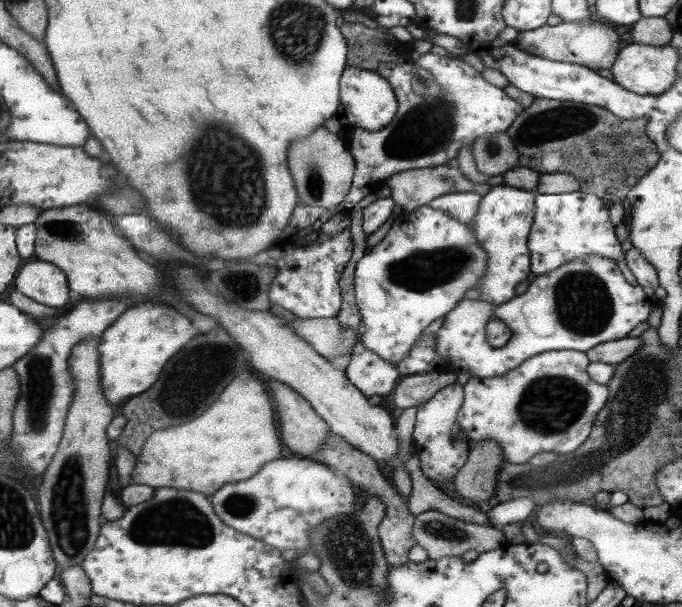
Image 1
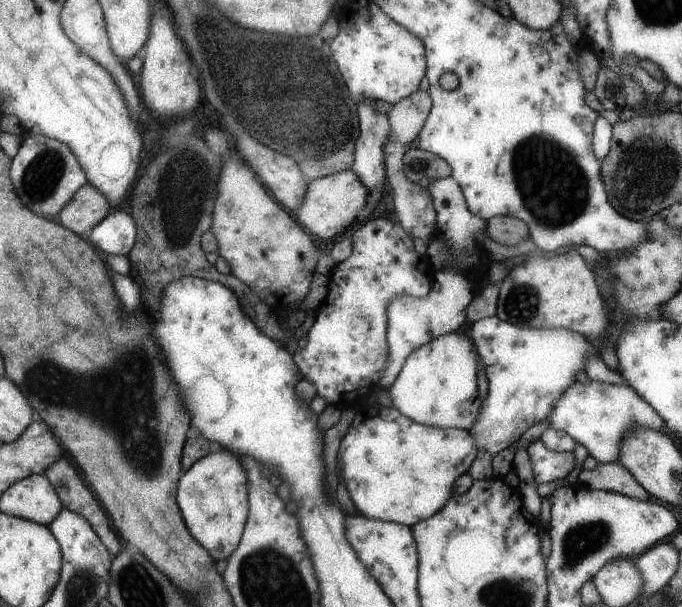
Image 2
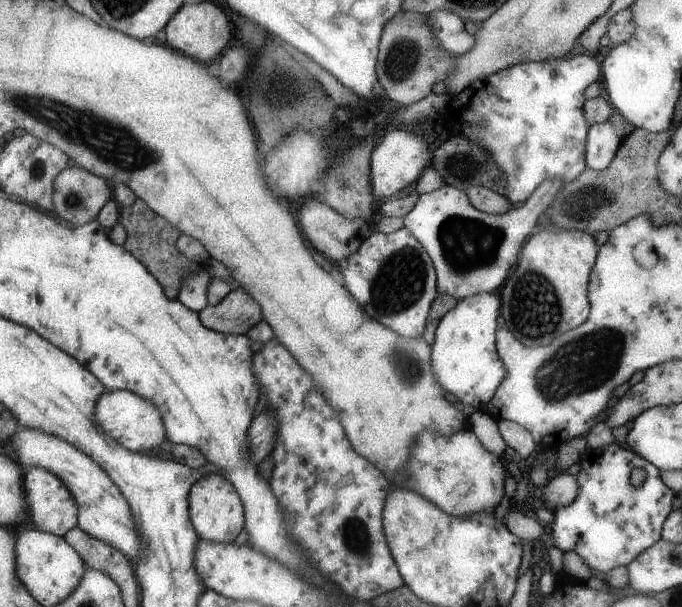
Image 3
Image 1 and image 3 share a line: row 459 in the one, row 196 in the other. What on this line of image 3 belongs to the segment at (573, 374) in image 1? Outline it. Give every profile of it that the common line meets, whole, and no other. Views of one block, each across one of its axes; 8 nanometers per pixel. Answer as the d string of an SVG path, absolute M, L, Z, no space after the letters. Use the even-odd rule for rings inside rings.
M589 52L577 56L567 54L563 58L551 58L543 62L515 64L495 72L485 80L473 82L469 88L449 100L449 110L443 116L447 138L465 138L489 152L505 178L503 196L511 202L511 206L521 206L543 180L561 180L561 186L565 186L575 182L575 178L579 178L589 168L585 144L591 124L583 114L583 104L587 100L585 90L597 82L599 72L601 64L597 64Z

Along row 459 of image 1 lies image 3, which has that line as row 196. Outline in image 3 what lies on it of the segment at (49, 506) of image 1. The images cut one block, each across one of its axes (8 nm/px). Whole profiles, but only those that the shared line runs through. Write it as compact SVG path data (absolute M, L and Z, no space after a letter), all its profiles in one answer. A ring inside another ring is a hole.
M67 166L55 180L55 212L73 226L83 226L99 216L99 210L111 198L107 182L79 166Z

